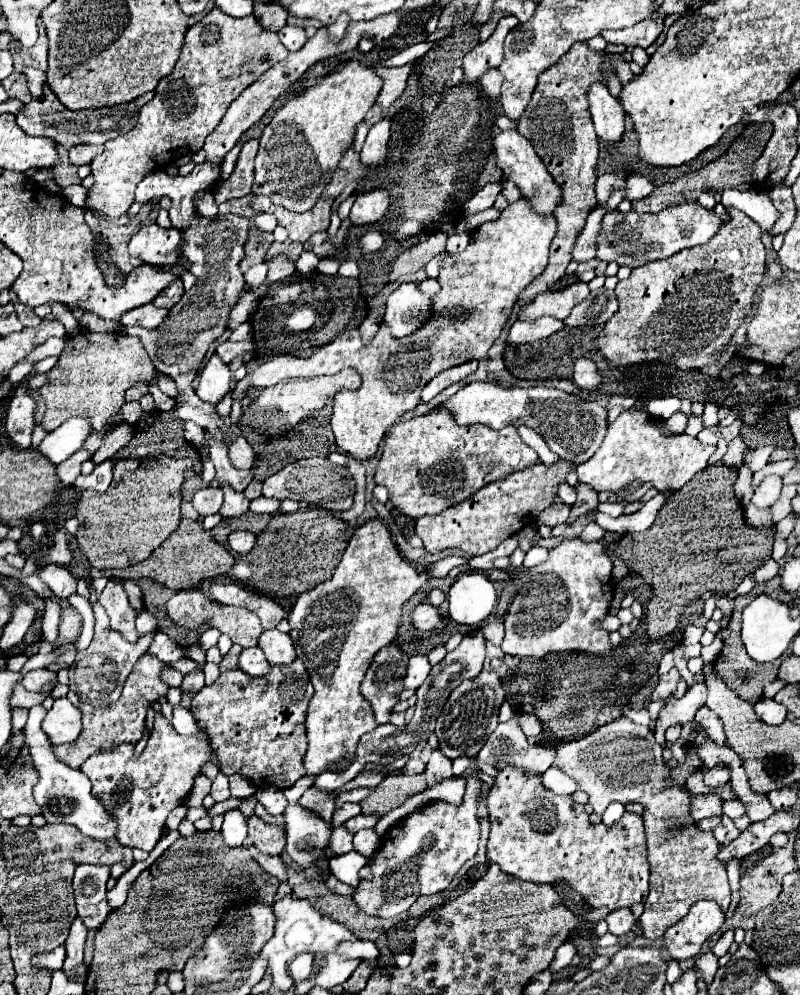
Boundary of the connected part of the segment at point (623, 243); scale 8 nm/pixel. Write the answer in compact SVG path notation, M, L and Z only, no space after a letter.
M697 202L671 206L657 214L637 214L633 210L623 214L617 210L607 210L597 240L597 258L603 262L617 262L619 266L637 268L653 260L669 258L683 248L705 244L721 226L723 222L715 216L715 212L705 210Z

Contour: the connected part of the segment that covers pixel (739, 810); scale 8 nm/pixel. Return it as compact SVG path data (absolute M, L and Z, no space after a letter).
M725 800L721 812L723 812L723 816L729 816L729 818L733 820L733 818L737 818L737 816L743 816L743 814L745 814L745 808L743 808L737 800Z

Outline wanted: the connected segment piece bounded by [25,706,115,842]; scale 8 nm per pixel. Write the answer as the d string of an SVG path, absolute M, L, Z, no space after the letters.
M33 706L29 710L29 720L25 724L25 742L31 750L33 764L39 772L39 782L33 790L35 802L43 808L43 816L47 818L49 824L73 824L77 826L85 836L91 836L93 840L115 840L115 818L103 808L97 796L91 794L91 782L81 770L73 770L65 764L61 764L53 752L51 752L51 742L41 730L41 720L45 718L45 708L43 706Z

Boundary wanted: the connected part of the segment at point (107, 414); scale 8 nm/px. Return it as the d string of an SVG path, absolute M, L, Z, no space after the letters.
M87 330L75 336L65 336L65 350L61 352L59 362L47 372L47 384L37 390L37 396L45 402L45 416L41 426L51 432L71 416L83 414L91 422L91 434L105 432L115 414L119 414L121 406L125 404L125 390L137 382L149 384L151 380L157 380L164 394L177 397L177 384L153 366L139 338Z

